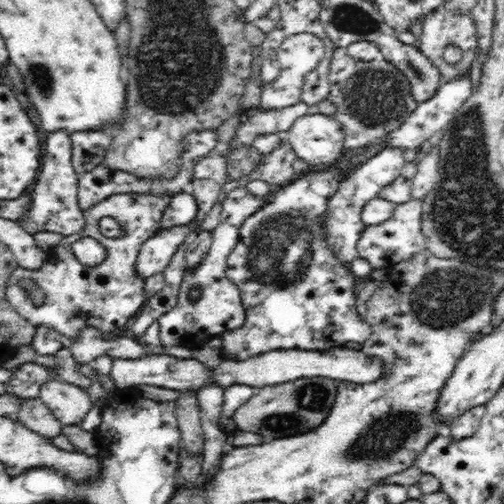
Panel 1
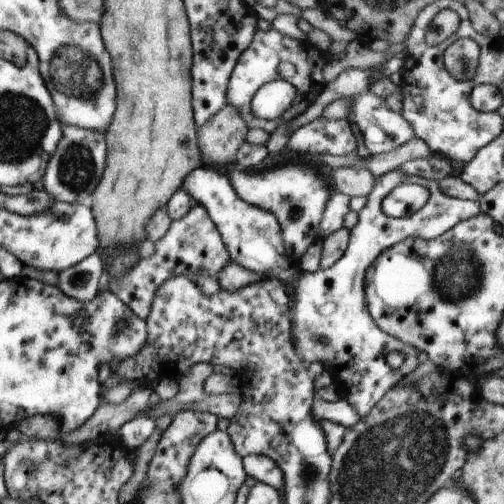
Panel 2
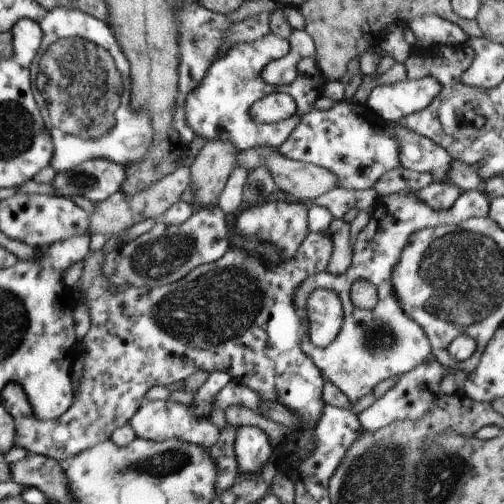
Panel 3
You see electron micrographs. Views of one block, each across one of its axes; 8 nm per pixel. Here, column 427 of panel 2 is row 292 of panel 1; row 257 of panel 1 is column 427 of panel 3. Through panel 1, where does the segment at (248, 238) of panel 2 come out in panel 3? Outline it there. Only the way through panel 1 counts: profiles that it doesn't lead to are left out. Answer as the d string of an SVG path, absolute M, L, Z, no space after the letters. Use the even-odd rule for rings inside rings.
M471 190L461 192L457 202L449 210L435 212L427 204L421 204L417 198L411 196L411 192L397 192L389 196L377 196L375 206L369 210L371 218L367 226L359 232L355 246L353 246L353 262L347 268L345 274L333 276L327 270L309 276L305 282L301 282L295 290L295 308L301 316L303 324L307 326L307 298L315 290L333 290L337 292L341 304L343 304L343 324L335 340L325 346L317 348L309 338L301 340L301 350L315 362L315 366L321 370L321 376L325 382L335 384L351 404L361 400L365 394L371 394L373 386L387 380L401 376L415 366L423 364L431 356L431 344L423 328L411 320L405 310L399 306L399 298L395 296L391 272L395 264L399 262L399 256L403 254L403 248L411 240L413 234L419 230L431 230L437 226L457 226L461 222L467 222L469 218L487 218L489 216L489 198L483 190ZM353 280L367 280L377 290L377 304L371 310L355 308L349 300L349 286Z

